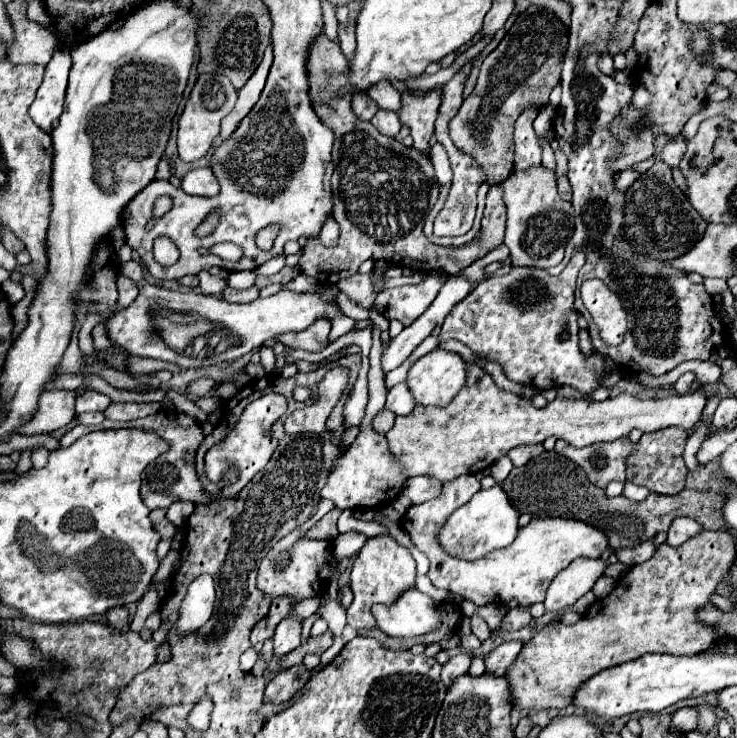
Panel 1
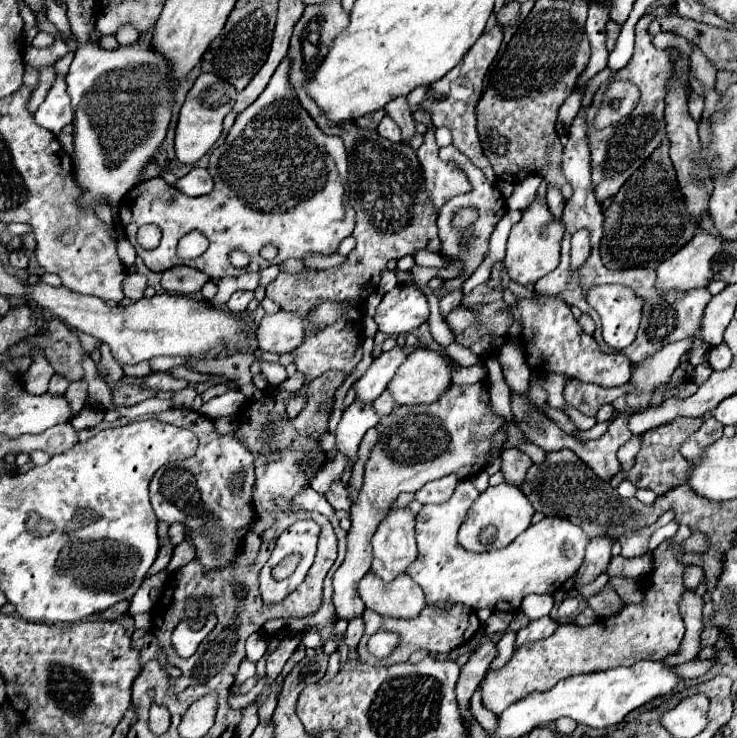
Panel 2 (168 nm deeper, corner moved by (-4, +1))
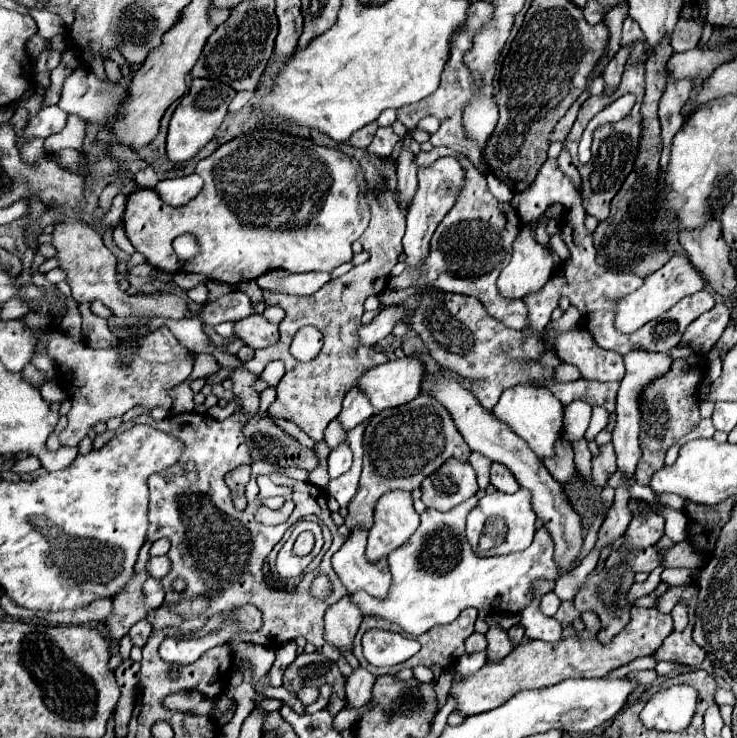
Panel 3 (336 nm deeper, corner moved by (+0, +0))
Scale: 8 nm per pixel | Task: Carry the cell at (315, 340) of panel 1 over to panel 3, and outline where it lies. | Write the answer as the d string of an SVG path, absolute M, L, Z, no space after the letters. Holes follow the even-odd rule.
M255 314L255 316L249 316L249 318L235 322L233 334L253 350L273 346L279 340L277 326L267 322L261 314Z

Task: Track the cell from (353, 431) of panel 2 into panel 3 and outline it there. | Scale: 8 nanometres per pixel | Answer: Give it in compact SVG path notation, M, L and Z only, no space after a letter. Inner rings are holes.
M347 442L341 444L337 450L333 450L329 454L329 478L343 476L351 468L351 460L353 460L353 454Z

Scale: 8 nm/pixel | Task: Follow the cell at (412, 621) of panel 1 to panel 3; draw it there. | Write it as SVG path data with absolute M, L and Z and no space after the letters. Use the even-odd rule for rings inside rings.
M355 528L343 546L331 556L331 566L349 592L365 590L375 598L383 598L391 586L391 572L385 558L377 562L365 558L365 542L367 530Z

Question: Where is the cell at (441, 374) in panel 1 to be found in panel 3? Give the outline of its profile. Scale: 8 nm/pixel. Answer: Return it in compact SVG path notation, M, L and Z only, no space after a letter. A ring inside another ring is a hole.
M415 358L387 360L367 370L359 380L359 390L369 398L375 414L415 400L421 394L423 364Z

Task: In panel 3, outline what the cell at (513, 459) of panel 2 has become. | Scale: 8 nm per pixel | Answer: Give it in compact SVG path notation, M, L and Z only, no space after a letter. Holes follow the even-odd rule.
M493 462L491 464L491 484L501 490L501 492L507 492L507 494L513 494L519 490L519 484L517 480L513 478L513 474L509 472L509 468L505 468L503 464L499 462Z

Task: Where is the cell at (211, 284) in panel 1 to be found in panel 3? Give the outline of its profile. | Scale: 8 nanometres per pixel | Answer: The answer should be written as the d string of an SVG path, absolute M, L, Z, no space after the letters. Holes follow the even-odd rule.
M197 284L195 288L187 290L187 296L189 296L189 300L193 300L197 304L205 304L209 300L209 290L205 284Z

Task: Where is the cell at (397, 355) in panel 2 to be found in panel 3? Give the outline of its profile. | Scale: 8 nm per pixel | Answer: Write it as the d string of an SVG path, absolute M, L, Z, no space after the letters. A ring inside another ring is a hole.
M351 388L347 392L347 396L343 400L343 410L337 416L337 420L345 432L349 432L357 424L361 424L373 416L373 408L371 408L371 404L367 404L367 396L363 396L357 390L359 388Z

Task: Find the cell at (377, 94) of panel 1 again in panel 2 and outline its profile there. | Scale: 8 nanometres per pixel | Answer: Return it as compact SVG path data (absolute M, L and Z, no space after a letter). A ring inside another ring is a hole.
M395 97L385 105L385 113L397 121L403 133L403 141L407 143L415 135L415 121L411 117L411 107L407 103L407 97Z

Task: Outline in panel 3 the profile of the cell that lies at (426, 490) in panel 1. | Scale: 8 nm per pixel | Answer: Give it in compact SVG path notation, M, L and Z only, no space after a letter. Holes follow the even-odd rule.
M453 458L421 482L421 500L427 508L447 512L463 500L471 498L477 490L479 486L473 466Z

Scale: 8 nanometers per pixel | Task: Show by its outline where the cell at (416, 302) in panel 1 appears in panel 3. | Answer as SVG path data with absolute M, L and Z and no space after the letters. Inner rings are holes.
M385 306L369 324L359 328L359 342L365 346L375 346L383 338L387 338L395 326L395 322L403 320L409 312L403 306Z

